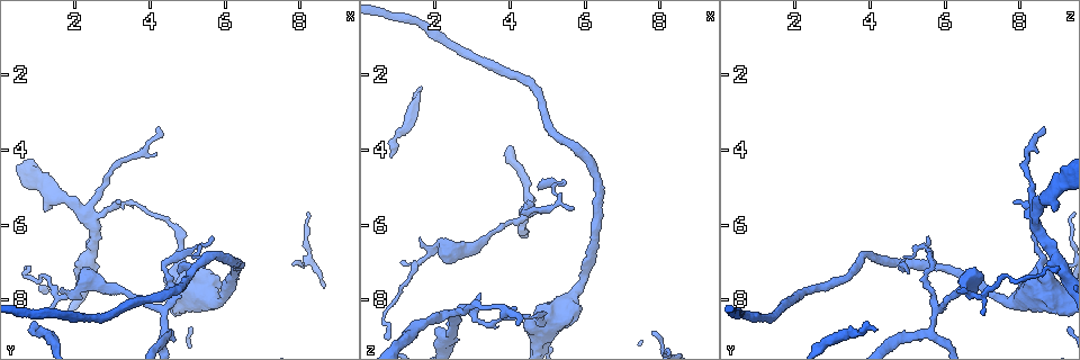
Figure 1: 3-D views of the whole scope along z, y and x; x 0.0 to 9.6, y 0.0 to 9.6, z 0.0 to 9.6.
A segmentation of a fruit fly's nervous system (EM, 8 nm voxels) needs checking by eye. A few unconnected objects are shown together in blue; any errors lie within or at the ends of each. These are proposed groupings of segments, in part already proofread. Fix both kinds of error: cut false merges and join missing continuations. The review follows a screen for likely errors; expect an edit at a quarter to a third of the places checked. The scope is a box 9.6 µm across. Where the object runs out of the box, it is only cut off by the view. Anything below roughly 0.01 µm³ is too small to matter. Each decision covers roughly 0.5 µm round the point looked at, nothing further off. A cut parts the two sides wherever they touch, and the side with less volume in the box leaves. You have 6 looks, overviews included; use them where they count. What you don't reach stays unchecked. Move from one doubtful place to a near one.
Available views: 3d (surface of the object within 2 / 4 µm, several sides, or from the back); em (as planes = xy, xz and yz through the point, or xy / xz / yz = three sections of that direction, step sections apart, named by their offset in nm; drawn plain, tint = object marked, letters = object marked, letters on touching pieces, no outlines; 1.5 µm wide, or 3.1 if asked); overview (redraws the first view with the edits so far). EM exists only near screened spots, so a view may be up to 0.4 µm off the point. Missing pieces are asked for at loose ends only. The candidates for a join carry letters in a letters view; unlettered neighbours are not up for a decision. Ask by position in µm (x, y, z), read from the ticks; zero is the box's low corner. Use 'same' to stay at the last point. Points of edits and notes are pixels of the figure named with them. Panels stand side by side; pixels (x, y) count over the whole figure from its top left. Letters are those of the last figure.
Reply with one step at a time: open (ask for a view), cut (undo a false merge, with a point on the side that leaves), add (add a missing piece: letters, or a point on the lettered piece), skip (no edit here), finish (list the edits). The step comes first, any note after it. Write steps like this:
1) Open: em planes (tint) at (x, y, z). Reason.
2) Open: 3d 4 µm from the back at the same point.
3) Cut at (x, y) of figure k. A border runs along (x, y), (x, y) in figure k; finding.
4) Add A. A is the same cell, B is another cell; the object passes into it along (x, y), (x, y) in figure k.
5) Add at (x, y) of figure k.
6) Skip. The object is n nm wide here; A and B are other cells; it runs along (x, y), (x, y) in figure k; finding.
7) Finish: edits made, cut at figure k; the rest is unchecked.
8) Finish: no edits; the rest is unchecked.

Open: 3d 4 µm from the back at (4.90, 6.50, 8.40). A narrow waist.

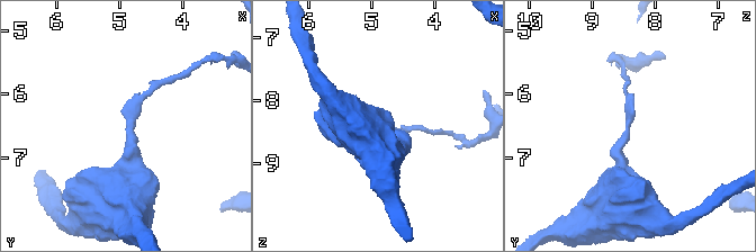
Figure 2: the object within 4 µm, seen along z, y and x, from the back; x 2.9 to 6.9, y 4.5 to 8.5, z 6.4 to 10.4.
Open: em yz step 8 (tint) at (4.85, 6.50, 8.40). Need the tissue.

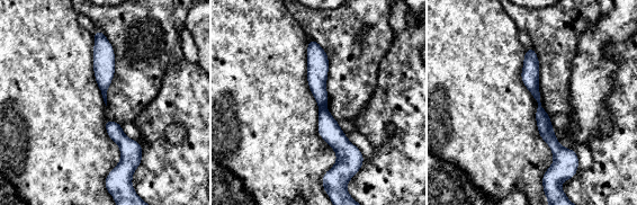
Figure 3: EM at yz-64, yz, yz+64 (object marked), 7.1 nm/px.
Open: em planes (letters) at the same point. Another direction.

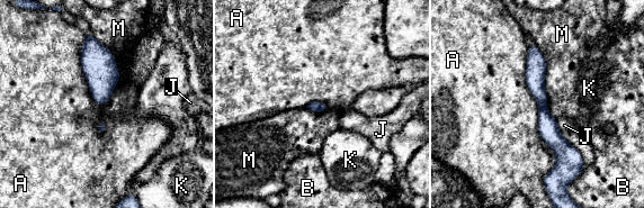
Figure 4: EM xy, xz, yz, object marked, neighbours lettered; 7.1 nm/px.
Cut at (535, 74) of figure 4. A, B, J, K and M are other cells; a border runs along (546, 107), (539, 109) in figure 4; a second neuron is stuck on.

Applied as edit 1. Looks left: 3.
Open: 3d 2 µm from the back at (7.75, 7.05, 8.85).

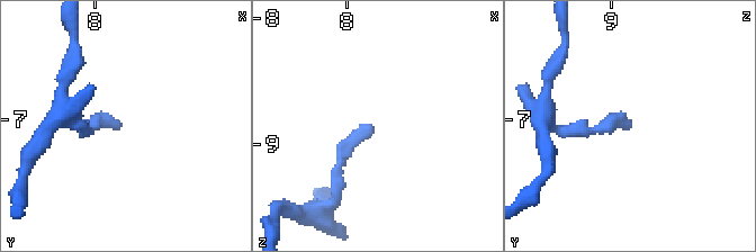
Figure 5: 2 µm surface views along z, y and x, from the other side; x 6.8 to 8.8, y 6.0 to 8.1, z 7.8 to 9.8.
Open: em planes (letters) at (7.82, 7.06, 8.84). Need the tissue.

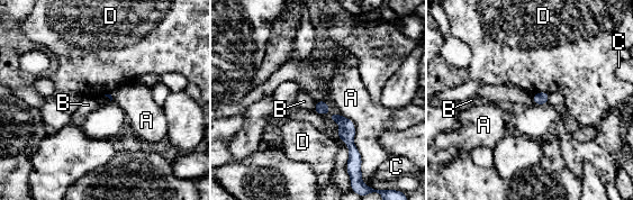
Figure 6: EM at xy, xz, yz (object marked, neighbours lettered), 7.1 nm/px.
Skip. A, B, C and D are other cells; a border runs along (316, 101), (313, 109) in figure 6; no lettered piece goes on from it.

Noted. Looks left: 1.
Finish: edits made, cut at figure 4; the rest is unchecked.

